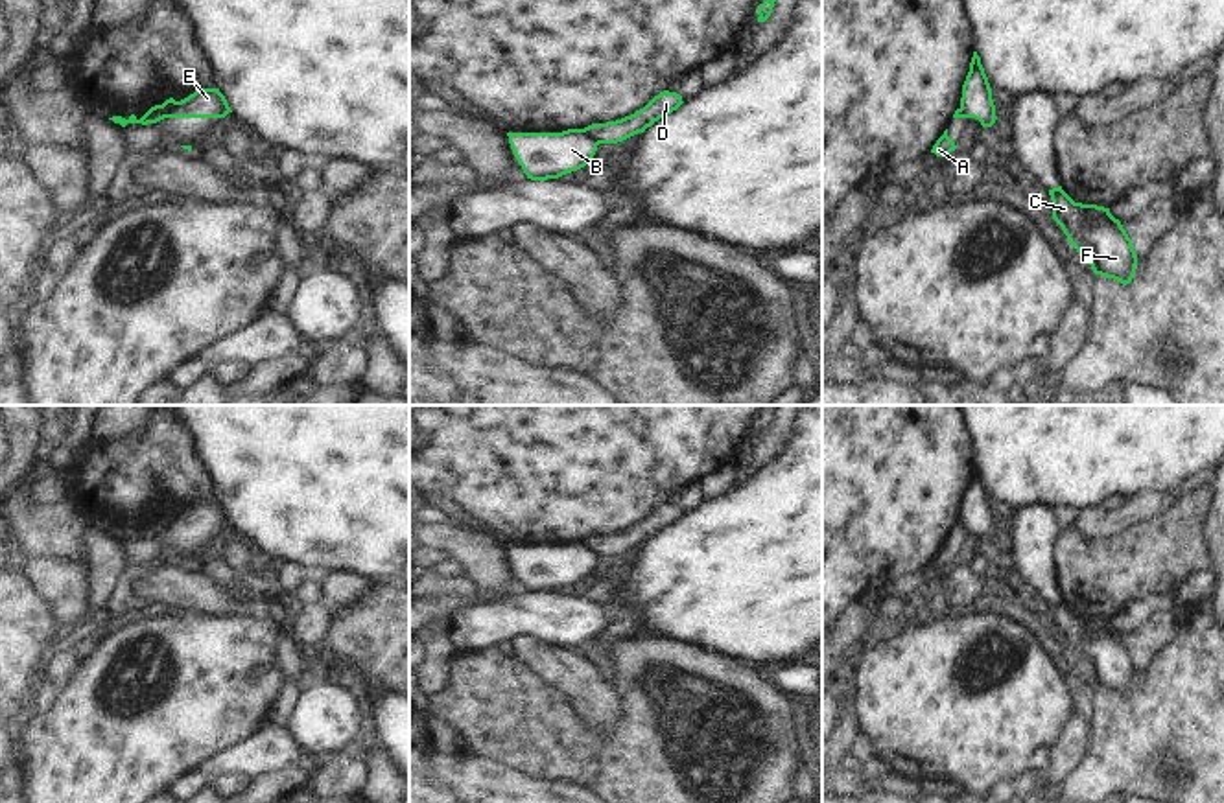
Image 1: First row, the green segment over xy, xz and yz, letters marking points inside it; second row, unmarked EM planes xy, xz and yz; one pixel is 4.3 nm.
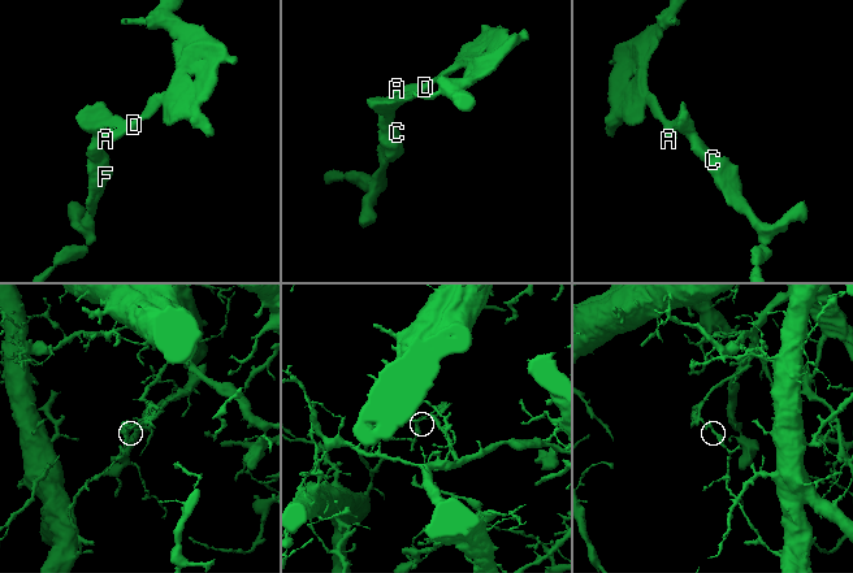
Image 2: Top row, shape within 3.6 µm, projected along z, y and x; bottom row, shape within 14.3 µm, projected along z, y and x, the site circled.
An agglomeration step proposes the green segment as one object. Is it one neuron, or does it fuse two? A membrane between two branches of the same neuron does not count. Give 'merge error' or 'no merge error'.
merge error

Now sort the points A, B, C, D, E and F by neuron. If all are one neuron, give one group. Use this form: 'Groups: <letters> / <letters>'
Groups: A D E / B C F.

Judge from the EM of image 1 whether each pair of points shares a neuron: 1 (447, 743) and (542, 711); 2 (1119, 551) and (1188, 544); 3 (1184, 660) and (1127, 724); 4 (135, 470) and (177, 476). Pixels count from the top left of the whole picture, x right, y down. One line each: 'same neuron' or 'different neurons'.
1: different neurons
2: same neuron
3: same neuron
4: same neuron

